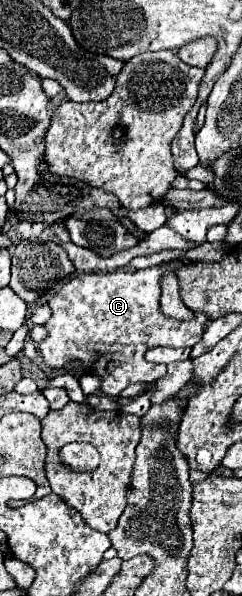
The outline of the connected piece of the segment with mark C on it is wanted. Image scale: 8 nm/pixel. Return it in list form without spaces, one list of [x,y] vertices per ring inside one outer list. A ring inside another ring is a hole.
[[[167,261],[163,265],[155,265],[143,271],[123,271],[117,269],[113,273],[85,273],[75,275],[69,279],[49,301],[49,307],[53,311],[51,319],[45,323],[49,337],[39,343],[39,351],[45,359],[45,363],[51,369],[65,369],[69,359],[83,361],[85,371],[103,377],[101,391],[109,397],[121,395],[121,391],[131,383],[155,383],[167,373],[167,366],[155,364],[145,359],[147,347],[155,345],[167,345],[167,347],[193,347],[201,337],[207,323],[207,317],[201,313],[195,313],[193,321],[177,321],[171,317],[165,317],[159,311],[159,295],[161,295],[161,275],[165,271],[179,271],[183,267],[181,261]]]

